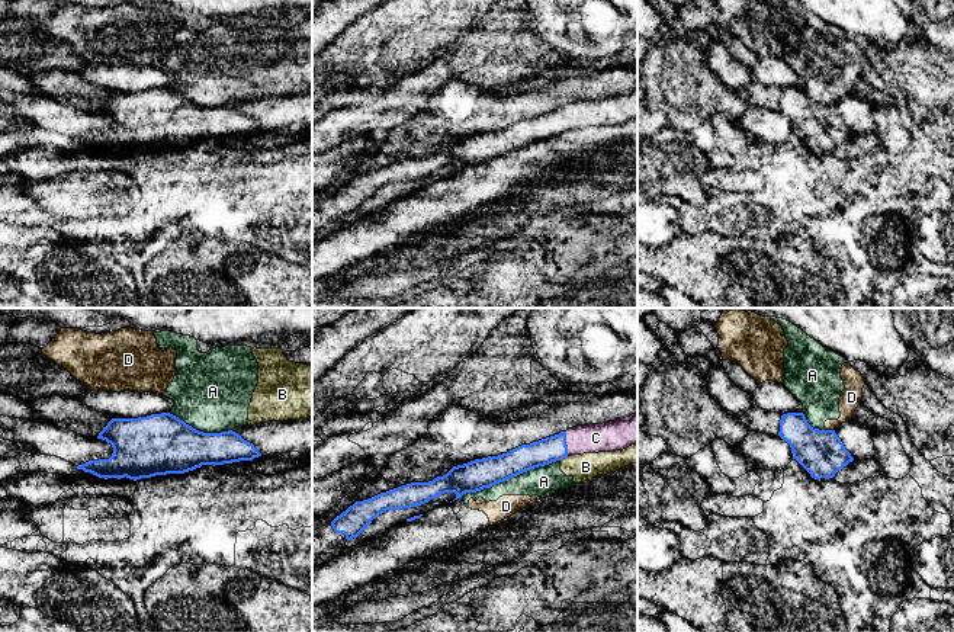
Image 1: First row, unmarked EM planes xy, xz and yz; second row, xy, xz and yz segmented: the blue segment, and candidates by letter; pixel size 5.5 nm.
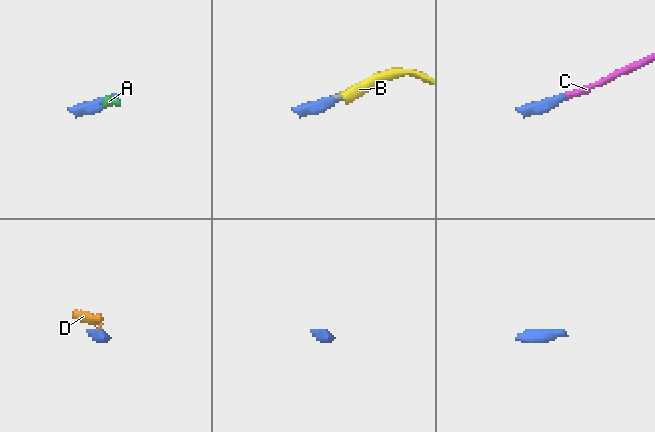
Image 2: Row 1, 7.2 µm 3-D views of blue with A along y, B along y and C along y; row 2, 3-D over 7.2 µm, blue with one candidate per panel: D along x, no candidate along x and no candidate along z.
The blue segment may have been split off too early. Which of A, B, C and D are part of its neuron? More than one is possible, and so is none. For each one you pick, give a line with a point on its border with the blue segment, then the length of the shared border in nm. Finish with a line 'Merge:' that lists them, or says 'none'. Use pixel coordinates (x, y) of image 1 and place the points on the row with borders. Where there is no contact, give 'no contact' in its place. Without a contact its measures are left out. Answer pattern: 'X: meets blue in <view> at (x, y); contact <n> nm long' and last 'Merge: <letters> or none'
C: meets blue in xz at (565, 443); contact 140 nm long
Merge: C

